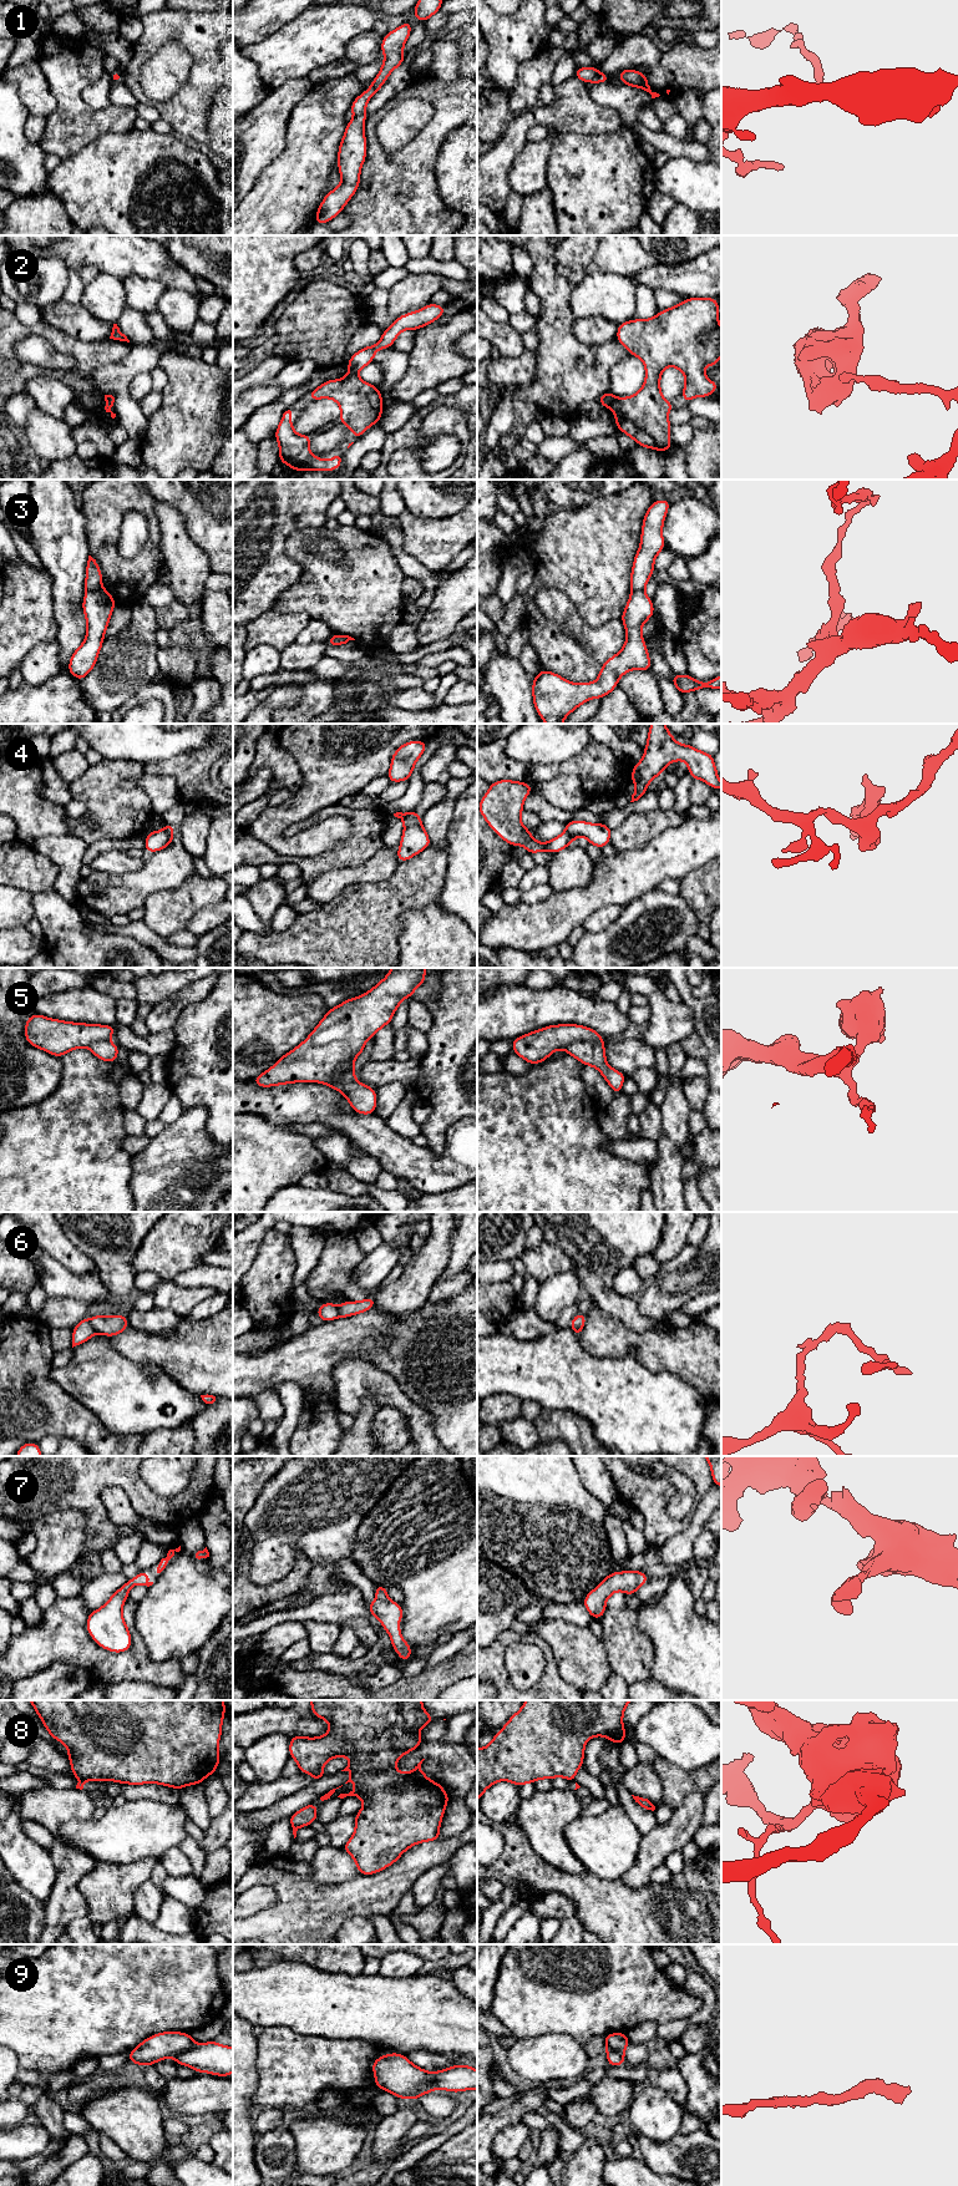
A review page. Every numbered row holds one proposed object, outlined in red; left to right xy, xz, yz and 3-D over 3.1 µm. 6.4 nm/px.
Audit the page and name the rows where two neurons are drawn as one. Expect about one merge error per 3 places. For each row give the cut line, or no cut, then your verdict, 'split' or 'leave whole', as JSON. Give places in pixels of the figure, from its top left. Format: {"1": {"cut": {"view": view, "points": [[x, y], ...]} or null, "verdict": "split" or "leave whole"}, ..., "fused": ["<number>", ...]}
{"1": {"cut": null, "verdict": "leave whole"}, "2": {"cut": {"view": "yz", "points": [[617, 399], [612, 407]]}, "verdict": "split"}, "3": {"cut": {"view": "xy", "points": [[101, 587], [86, 592]]}, "verdict": "split"}, "4": {"cut": {"view": "xy", "points": [[163, 830], [171, 835]]}, "verdict": "split"}, "5": {"cut": {"view": "yz", "points": [[602, 1039], [574, 1040], [564, 1049]]}, "verdict": "split"}, "6": {"cut": {"view": "xy", "points": [[89, 1319], [96, 1332]]}, "verdict": "split"}, "7": {"cut": null, "verdict": "leave whole"}, "8": {"cut": {"view": "xy", "points": [[80, 1778], [86, 1780]]}, "verdict": "split"}, "9": {"cut": {"view": "xy", "points": [[194, 2044], [175, 2058]]}, "verdict": "split"}, "fused": ["2", "3", "4", "5", "6", "8", "9"]}

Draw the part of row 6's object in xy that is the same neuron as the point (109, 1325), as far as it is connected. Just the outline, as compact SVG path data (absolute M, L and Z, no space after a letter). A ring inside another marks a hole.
M93 1315L90 1319L96 1333L105 1337L115 1337L122 1334L128 1327L128 1319L125 1315Z

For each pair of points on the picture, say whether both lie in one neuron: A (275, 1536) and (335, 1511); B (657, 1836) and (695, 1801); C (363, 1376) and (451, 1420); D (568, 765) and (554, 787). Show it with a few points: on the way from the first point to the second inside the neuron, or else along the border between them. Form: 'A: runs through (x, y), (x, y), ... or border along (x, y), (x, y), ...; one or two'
A: runs through (290, 1521), (300, 1511), (320, 1511); one
B: runs through (667, 1834), (689, 1811); one
C: border along (395, 1379), (399, 1386), (432, 1416), (432, 1424); two
D: border along (533, 782), (574, 775), (586, 792); two

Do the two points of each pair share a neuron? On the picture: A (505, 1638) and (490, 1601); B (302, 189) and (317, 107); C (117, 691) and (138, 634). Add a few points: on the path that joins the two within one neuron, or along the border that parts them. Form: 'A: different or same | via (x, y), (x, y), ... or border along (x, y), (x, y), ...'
A: different | border along (510, 1628), (502, 1632), (490, 1646)
B: same | via (303, 170), (312, 150), (315, 127)
C: same | via (117, 678), (135, 648)

